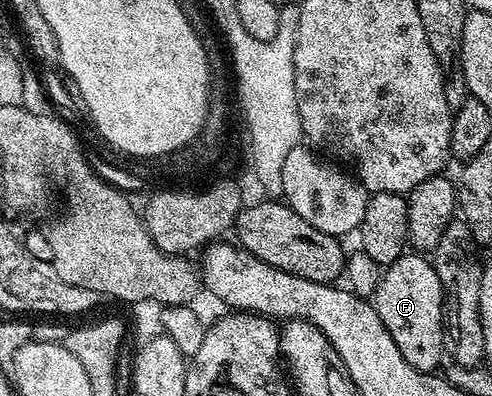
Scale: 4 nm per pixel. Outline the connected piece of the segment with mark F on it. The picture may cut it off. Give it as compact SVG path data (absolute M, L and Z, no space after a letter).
M405 253L397 261L386 264L373 302L385 329L389 329L389 337L393 337L397 349L401 349L401 357L405 357L413 369L431 373L445 359L445 300L435 264L425 258L419 253Z

